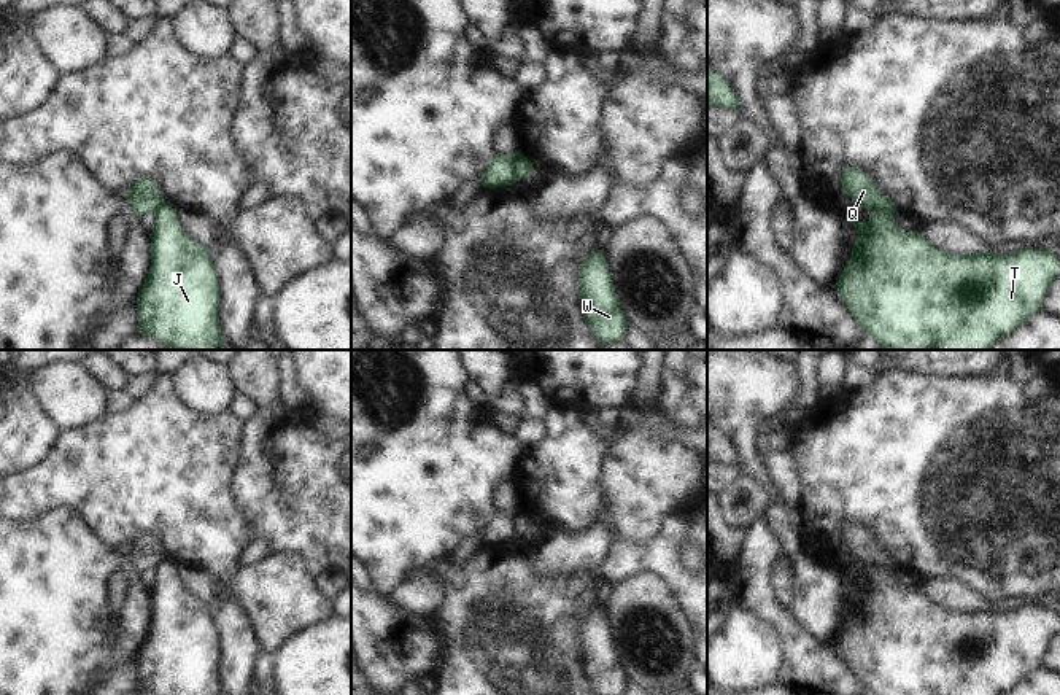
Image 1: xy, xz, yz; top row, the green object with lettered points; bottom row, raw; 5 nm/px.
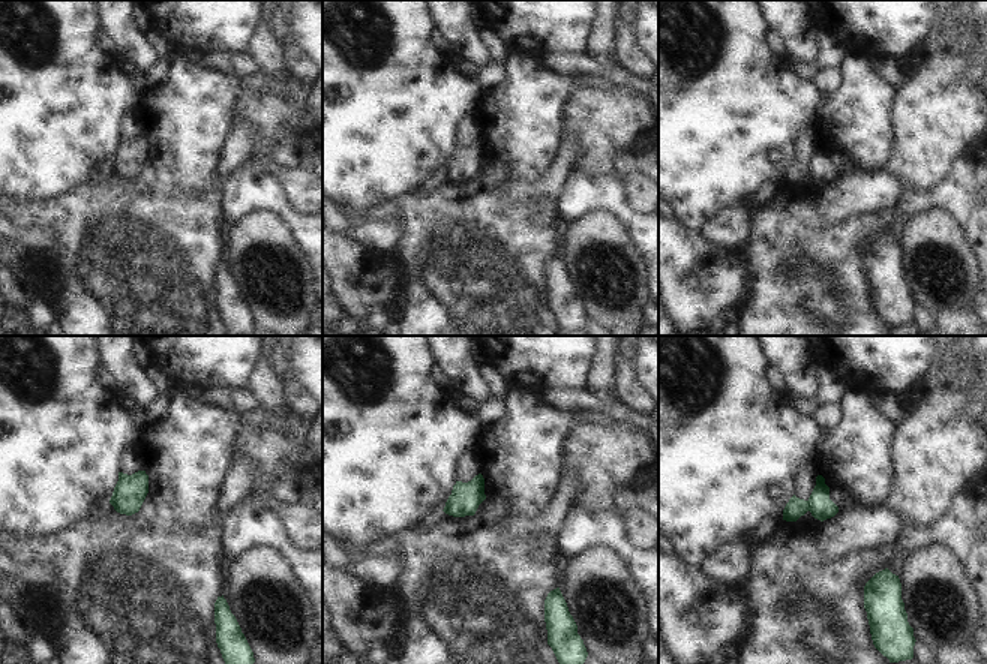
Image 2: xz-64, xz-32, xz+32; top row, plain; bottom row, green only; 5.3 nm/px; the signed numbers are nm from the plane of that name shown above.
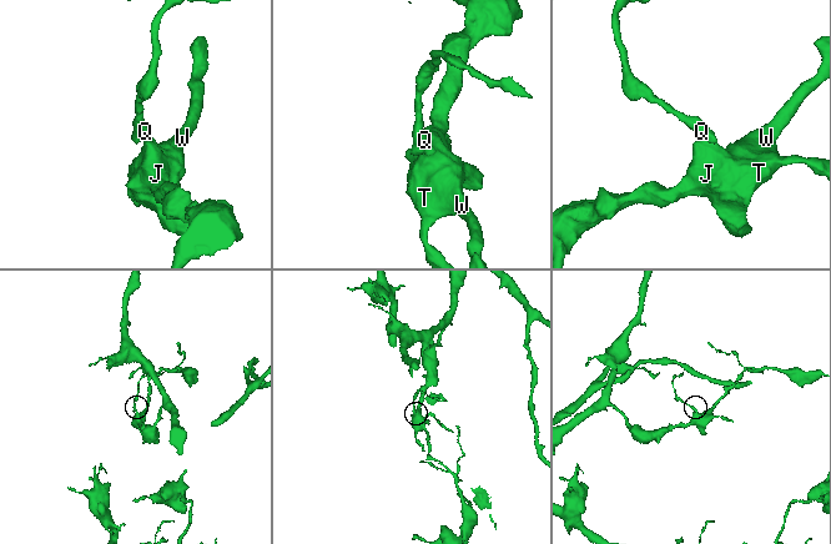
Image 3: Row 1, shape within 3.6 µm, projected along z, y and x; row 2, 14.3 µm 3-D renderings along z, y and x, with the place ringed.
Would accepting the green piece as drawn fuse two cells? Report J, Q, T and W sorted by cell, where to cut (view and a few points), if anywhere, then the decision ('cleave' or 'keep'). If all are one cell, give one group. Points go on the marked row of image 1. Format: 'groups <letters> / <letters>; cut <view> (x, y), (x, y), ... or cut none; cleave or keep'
groups J T W / Q; cut xz (520, 151), (514, 163), (514, 180); cleave

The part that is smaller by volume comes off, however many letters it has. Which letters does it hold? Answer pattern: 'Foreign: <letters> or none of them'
Foreign: Q

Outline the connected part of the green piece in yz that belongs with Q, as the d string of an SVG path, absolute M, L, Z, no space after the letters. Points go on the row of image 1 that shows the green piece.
M845 167L841 177L842 191L849 192L852 200L866 208L884 208L896 212L896 207L888 194L877 191L877 183L858 167Z

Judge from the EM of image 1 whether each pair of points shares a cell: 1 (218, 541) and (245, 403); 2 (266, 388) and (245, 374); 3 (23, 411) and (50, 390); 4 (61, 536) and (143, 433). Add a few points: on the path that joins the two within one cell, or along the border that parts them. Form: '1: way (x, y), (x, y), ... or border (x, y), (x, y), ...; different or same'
1: border (228, 409), (243, 422); different
2: way (261, 384), (250, 374); same
3: border (23, 382), (59, 430); different
4: border (40, 514), (50, 509), (70, 508), (102, 543); different

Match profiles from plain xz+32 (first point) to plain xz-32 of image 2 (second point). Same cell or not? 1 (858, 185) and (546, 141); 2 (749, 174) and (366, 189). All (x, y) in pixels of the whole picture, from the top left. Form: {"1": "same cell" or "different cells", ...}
{"1": "different cells", "2": "same cell"}

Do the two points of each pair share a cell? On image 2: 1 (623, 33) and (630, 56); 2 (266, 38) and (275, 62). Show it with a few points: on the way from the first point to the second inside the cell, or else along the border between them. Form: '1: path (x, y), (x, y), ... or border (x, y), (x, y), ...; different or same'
1: path (624, 39), (627, 50); same
2: path (266, 44), (269, 56); same

